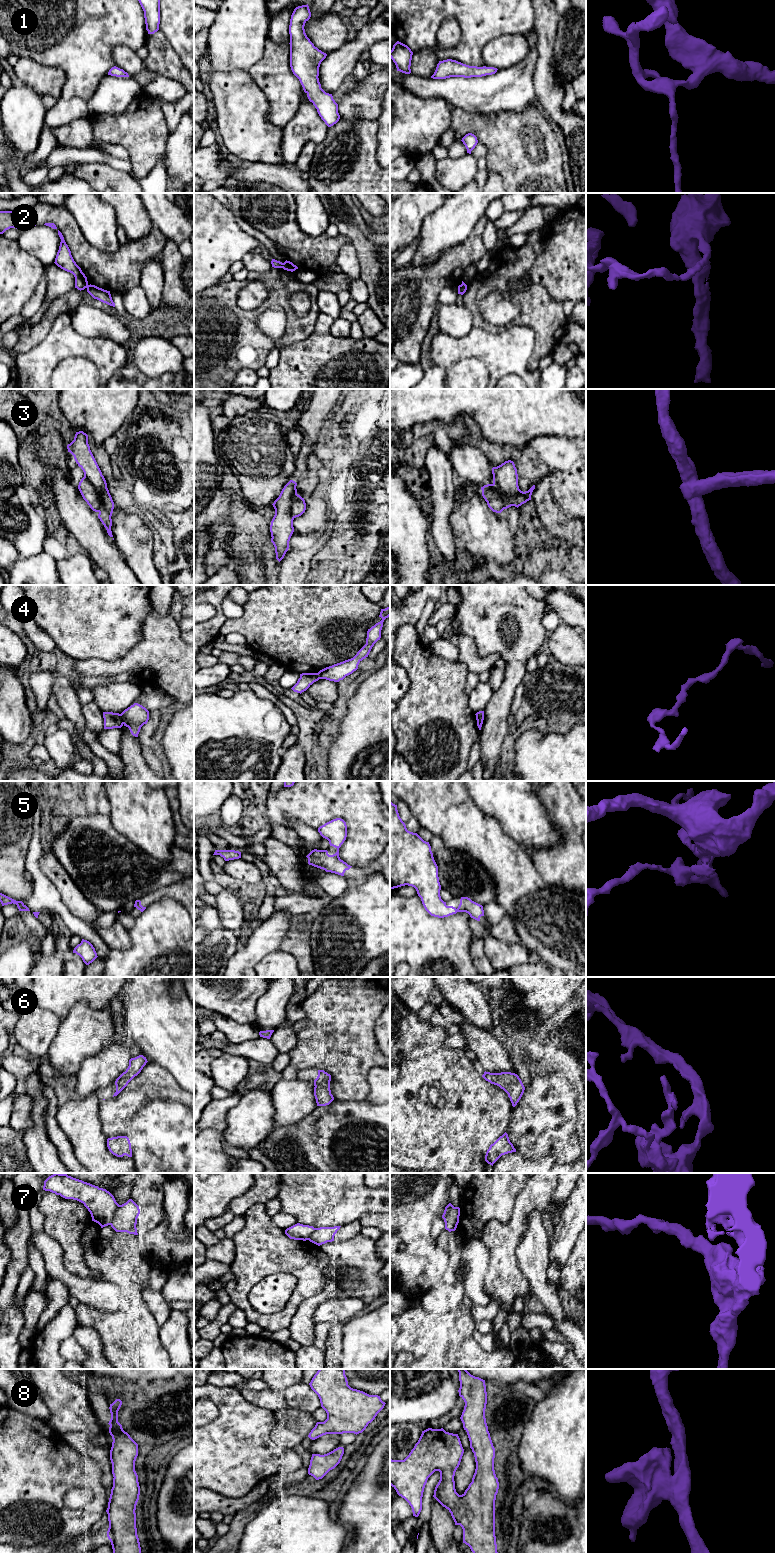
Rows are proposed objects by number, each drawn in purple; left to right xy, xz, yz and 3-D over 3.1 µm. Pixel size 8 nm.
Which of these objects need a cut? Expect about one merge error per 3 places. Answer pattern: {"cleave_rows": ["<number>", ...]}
{"cleave_rows": ["2", "3", "4", "7"]}

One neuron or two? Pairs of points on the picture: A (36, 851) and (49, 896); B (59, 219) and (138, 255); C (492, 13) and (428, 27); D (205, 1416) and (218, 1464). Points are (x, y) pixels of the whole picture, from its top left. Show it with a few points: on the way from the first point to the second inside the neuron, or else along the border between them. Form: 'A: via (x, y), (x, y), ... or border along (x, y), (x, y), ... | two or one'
A: via (34, 862), (34, 870), (42, 885) | one
B: via (75, 240), (97, 262), (117, 262) | one
C: via (476, 11), (444, 11) | one
D: border along (207, 1399), (215, 1405), (218, 1415), (204, 1425) | two

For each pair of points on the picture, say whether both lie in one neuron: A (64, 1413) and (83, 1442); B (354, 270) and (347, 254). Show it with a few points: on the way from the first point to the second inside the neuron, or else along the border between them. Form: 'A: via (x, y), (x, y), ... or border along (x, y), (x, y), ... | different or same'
A: border along (61, 1435), (83, 1432), (98, 1443) | different
B: via (350, 266), (347, 258) | same

